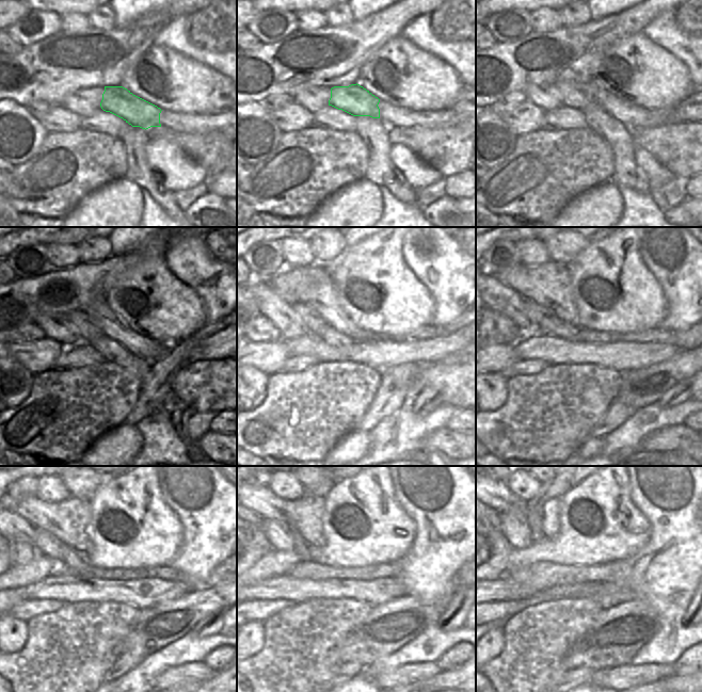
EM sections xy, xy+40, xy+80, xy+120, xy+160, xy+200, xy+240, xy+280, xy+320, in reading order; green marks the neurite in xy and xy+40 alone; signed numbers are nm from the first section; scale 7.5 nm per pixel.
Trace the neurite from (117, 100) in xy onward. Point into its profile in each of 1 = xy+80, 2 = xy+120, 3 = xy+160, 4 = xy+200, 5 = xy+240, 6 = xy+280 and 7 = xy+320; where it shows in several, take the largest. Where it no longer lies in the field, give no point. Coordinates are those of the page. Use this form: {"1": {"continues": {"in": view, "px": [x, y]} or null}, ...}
{"1": {"continues": {"in": "xy+80", "px": [574, 95]}}, "2": {"continues": {"in": "xy+120", "px": [88, 332]}}, "3": {"continues": {"in": "xy+160", "px": [314, 323]}}, "4": {"continues": {"in": "xy+200", "px": [547, 321]}}, "5": {"continues": {"in": "xy+240", "px": [47, 544]}}, "6": {"continues": {"in": "xy+280", "px": [280, 536]}}, "7": {"continues": {"in": "xy+320", "px": [514, 527]}}}

